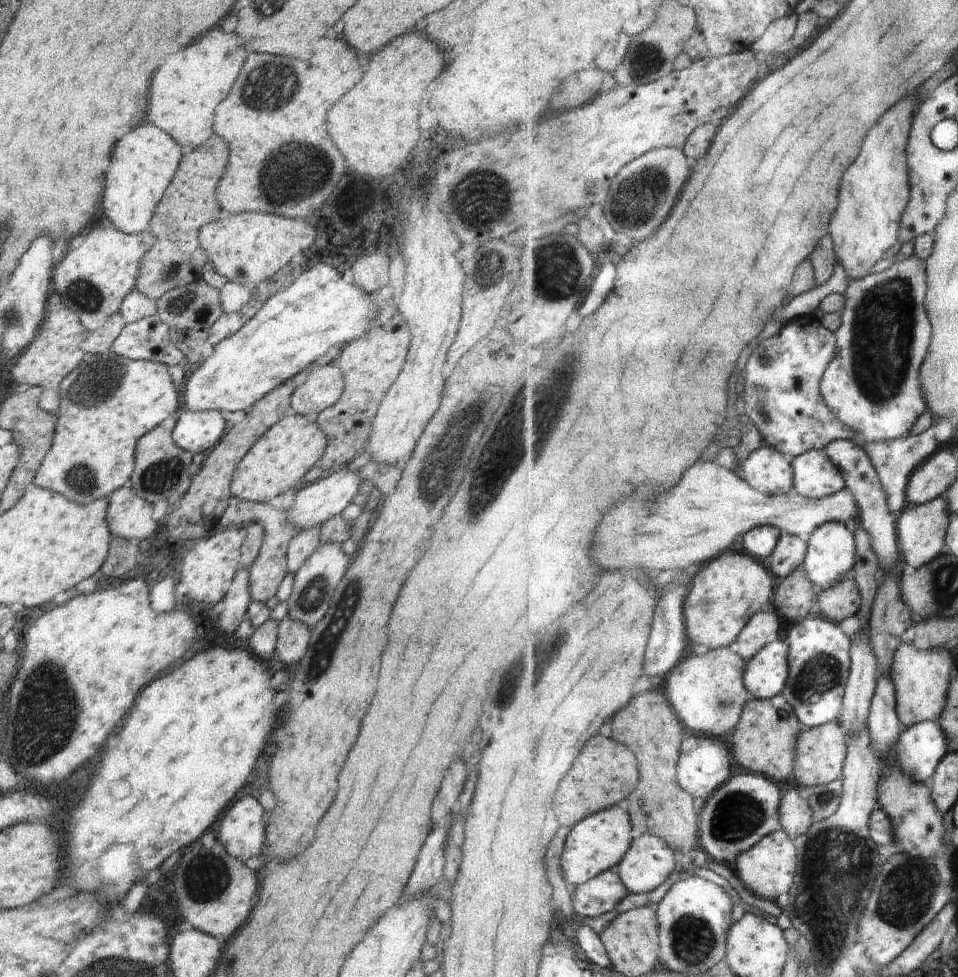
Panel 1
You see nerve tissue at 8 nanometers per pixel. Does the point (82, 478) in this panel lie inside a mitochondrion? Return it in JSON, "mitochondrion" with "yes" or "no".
{"mitochondrion":"yes"}

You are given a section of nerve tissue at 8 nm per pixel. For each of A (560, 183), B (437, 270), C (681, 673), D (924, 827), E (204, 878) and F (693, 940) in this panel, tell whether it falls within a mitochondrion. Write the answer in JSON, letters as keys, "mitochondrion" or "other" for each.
{"A":"other","B":"other","C":"other","D":"other","E":"mitochondrion","F":"mitochondrion"}

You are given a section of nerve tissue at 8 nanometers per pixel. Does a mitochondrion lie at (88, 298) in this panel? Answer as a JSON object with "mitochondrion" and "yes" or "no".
{"mitochondrion":"yes"}

